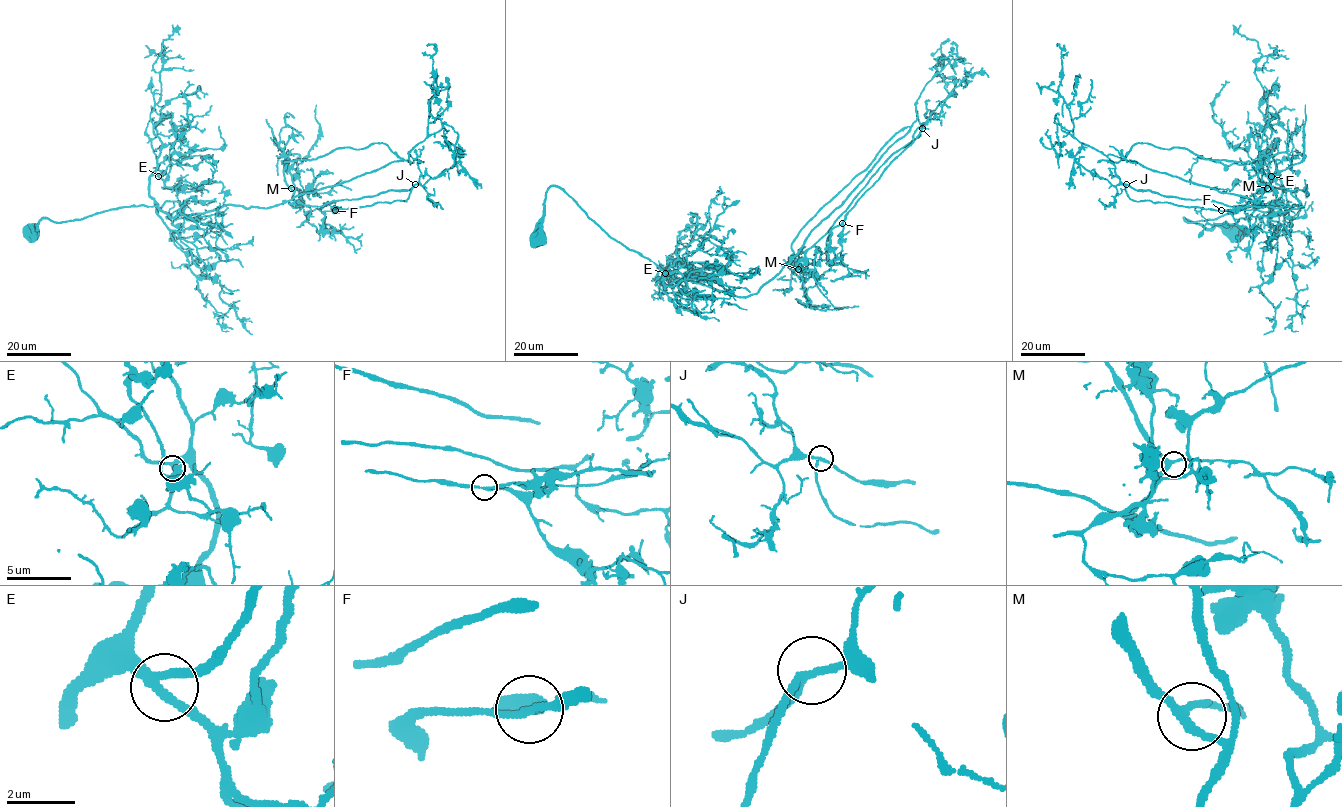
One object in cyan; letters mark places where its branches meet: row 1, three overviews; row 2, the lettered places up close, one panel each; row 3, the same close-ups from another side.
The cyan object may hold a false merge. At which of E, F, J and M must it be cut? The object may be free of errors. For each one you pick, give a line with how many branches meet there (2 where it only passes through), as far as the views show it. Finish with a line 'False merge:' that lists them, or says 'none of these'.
False merge: none of these

